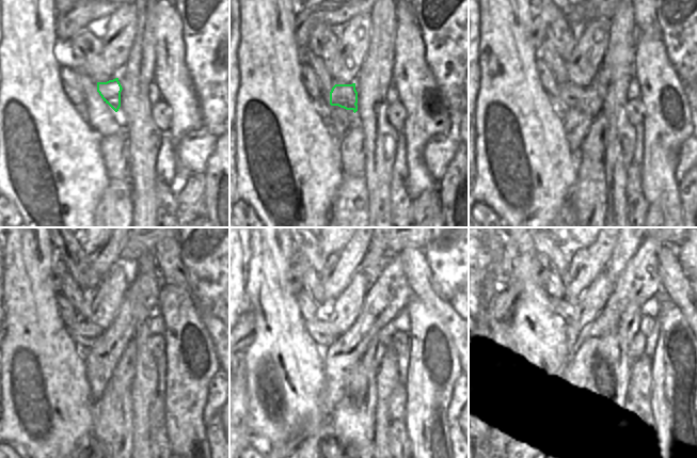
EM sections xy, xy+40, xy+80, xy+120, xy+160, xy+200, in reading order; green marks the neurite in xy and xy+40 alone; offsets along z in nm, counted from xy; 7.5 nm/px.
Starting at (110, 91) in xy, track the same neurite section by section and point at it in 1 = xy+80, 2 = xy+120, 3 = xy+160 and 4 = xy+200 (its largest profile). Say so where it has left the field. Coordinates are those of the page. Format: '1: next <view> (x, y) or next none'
1: next xy+80 (570, 94)
2: next xy+120 (84, 332)
3: next xy+160 (325, 332)
4: next xy+200 (553, 325)

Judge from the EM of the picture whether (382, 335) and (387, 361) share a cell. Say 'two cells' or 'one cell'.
two cells

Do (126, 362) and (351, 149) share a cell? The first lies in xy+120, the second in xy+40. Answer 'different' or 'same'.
same

